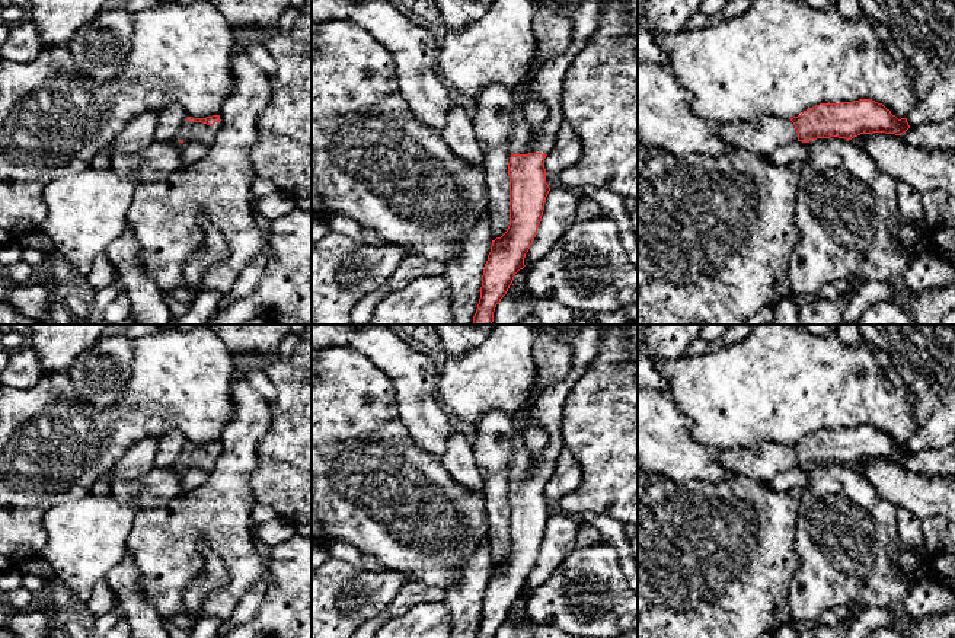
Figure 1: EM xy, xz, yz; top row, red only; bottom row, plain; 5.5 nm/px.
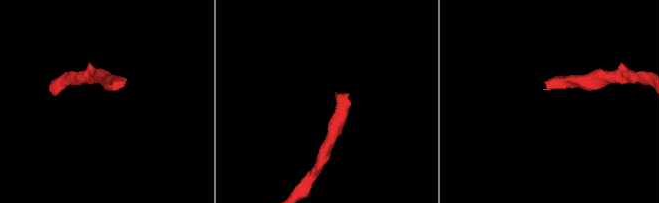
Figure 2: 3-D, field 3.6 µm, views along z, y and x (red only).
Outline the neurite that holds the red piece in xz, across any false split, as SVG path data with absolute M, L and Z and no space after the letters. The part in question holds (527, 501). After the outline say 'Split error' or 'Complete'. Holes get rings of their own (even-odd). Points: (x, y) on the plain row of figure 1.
M584 325L571 344L572 367L568 376L542 392L531 386L526 411L512 417L514 443L508 460L510 552L501 564L492 567L476 638L495 638L515 600L526 593L526 580L542 548L550 517L546 508L544 485L565 449L562 440L565 401L597 358L601 345L600 326ZM527 424L537 424L549 434L549 443L539 456L534 456L523 440Z. Split error

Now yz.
M859 425L820 430L790 446L763 443L753 449L726 449L721 452L719 462L737 475L767 482L796 466L802 469L830 463L852 466L873 459L901 462L908 454L907 444L898 446L882 430L872 425Z. Split error

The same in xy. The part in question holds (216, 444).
M213 441L207 444L192 444L188 443L179 456L181 469L202 469L211 472L221 454L220 441Z. Split error

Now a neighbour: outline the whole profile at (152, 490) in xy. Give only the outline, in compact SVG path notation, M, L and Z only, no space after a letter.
M153 468L146 475L132 479L114 479L112 470L108 475L112 494L125 501L135 500L138 510L150 510L162 505L166 500L183 495L186 491L181 481L179 468Z

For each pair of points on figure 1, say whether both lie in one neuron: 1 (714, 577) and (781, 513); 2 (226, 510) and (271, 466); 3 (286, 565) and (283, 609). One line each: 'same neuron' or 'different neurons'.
1: same neuron
2: different neurons
3: same neuron

